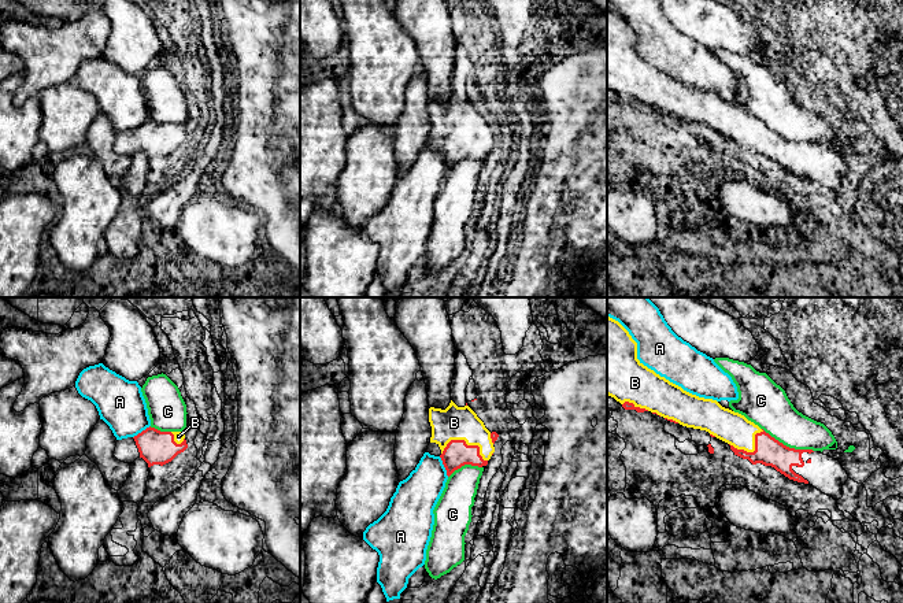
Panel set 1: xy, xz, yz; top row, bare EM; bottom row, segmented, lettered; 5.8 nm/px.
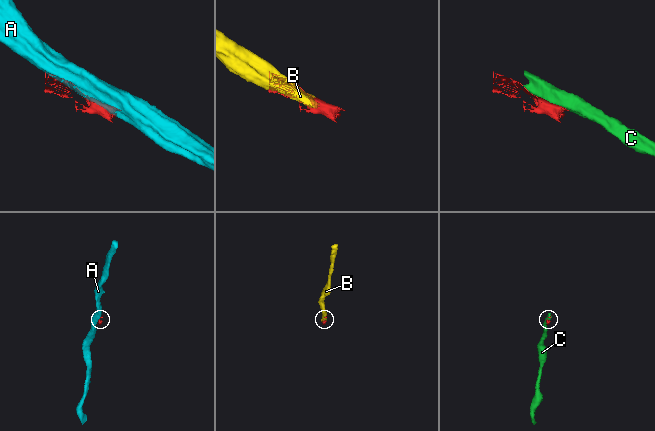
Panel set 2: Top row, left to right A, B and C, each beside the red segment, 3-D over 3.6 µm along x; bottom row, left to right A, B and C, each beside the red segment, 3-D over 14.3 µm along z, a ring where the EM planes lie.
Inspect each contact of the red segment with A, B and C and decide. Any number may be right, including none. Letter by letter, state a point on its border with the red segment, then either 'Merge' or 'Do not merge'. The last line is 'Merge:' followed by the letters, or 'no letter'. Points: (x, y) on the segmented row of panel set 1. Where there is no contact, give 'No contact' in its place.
A: Touches red at xz (444, 466). Do not merge
B: Touches red at xz (466, 444). Merge
C: Touches red at yz (788, 447). Do not merge
Merge: B

